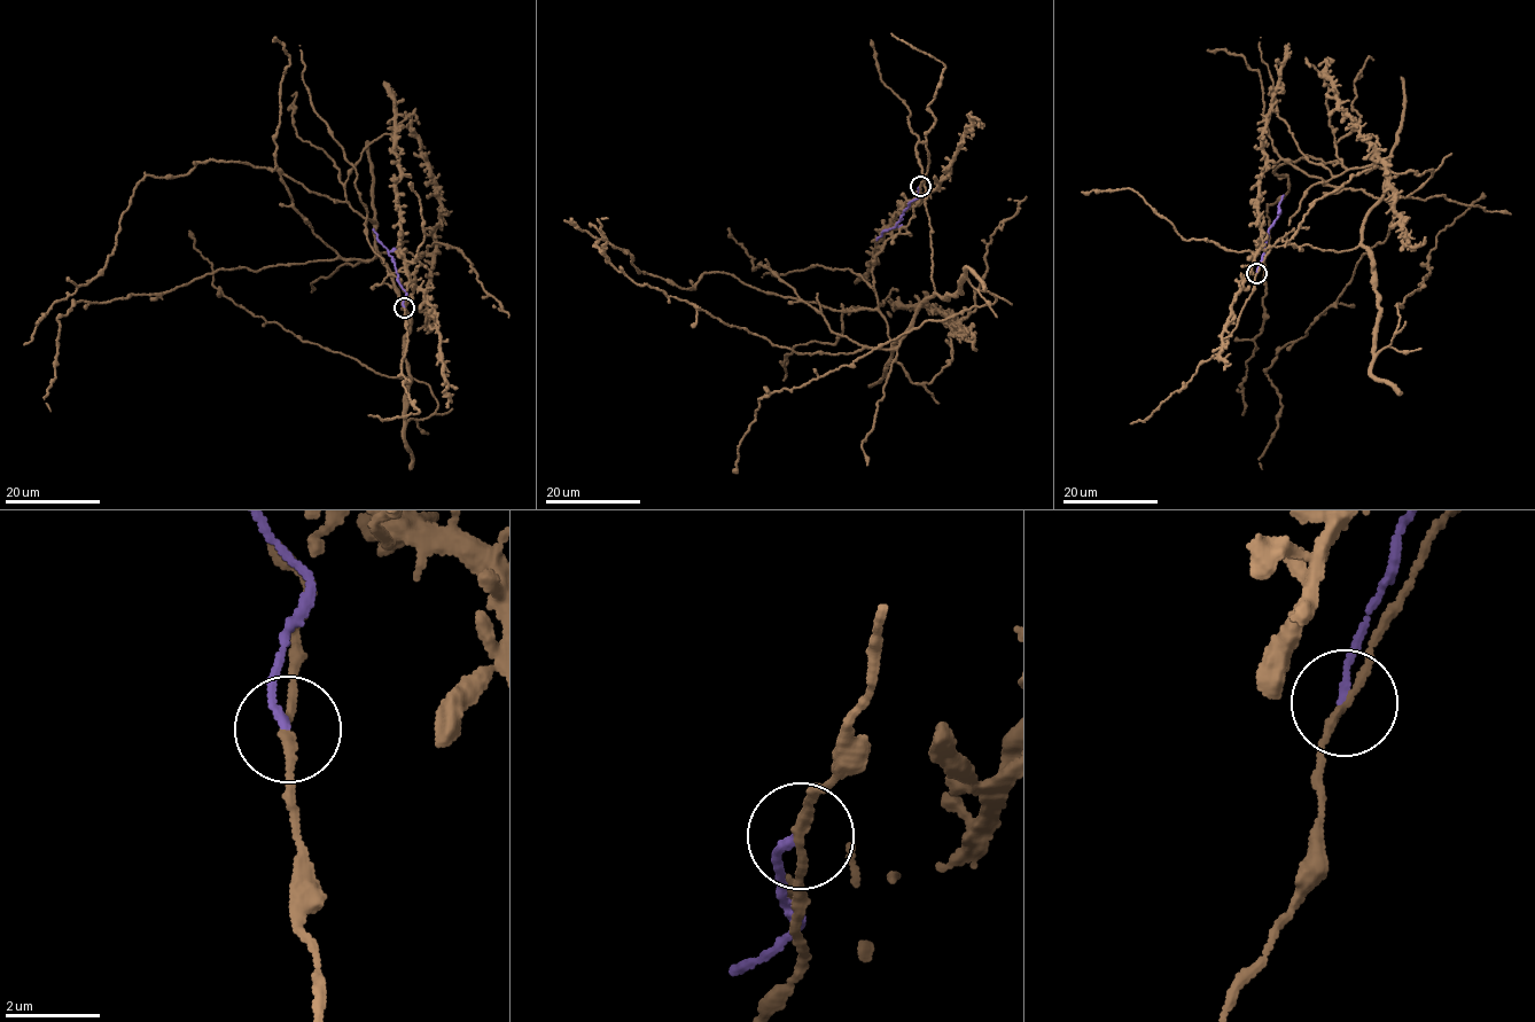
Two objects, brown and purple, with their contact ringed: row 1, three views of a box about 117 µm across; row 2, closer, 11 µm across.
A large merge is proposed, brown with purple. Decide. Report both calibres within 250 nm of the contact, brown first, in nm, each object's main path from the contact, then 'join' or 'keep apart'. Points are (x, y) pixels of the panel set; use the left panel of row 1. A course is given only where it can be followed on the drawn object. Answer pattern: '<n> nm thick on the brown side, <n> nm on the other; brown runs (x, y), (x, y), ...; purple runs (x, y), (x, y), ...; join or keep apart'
160 nm thick on the brown side, 170 nm on the other; brown runs (404, 307), (413, 288), (400, 309), (373, 220), (278, 170), (210, 160), (143, 177), (104, 267), (23, 344); purple runs (404, 307), (405, 290), (398, 281), (394, 260), (373, 229); keep apart

